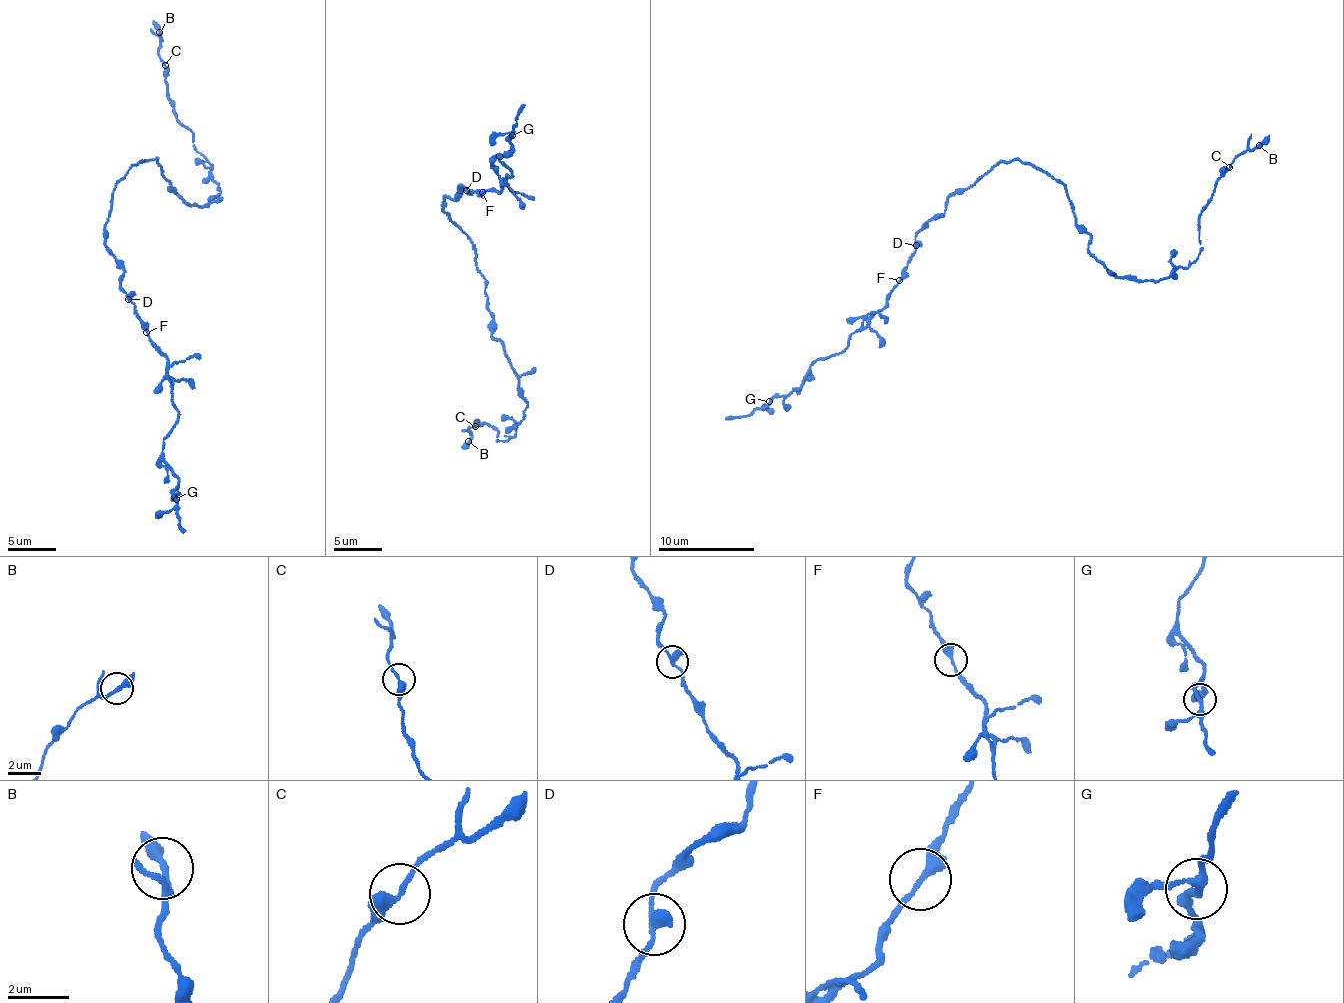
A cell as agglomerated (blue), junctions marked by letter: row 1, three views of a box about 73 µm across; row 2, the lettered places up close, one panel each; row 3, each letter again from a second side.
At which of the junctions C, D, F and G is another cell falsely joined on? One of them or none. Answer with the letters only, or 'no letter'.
no letter

